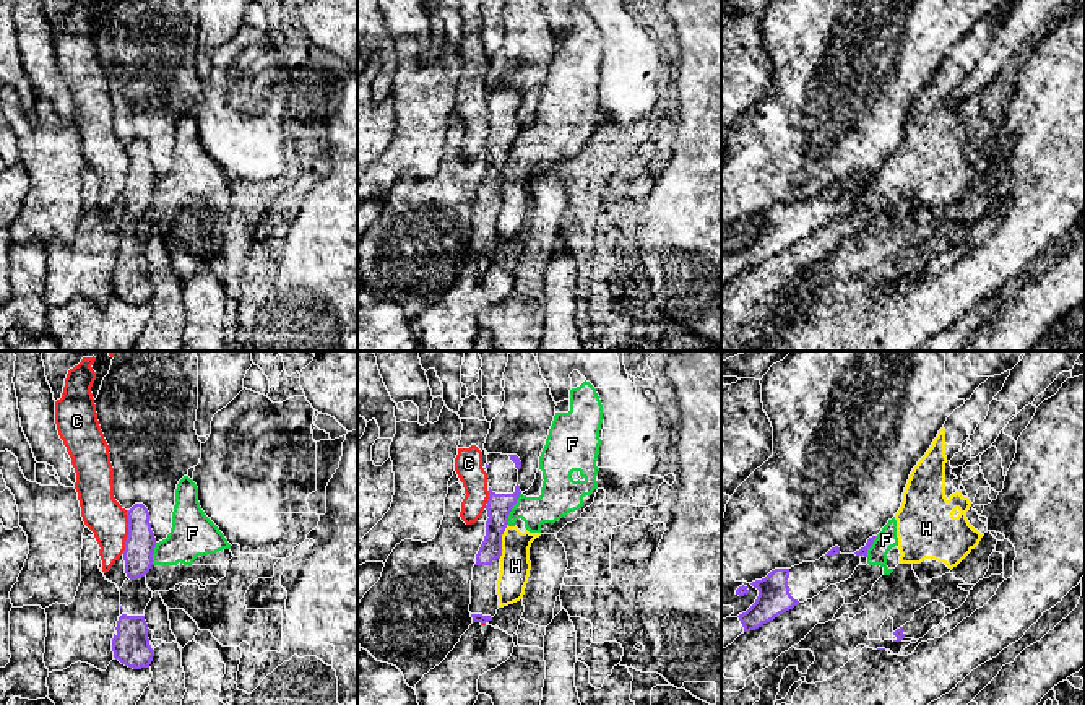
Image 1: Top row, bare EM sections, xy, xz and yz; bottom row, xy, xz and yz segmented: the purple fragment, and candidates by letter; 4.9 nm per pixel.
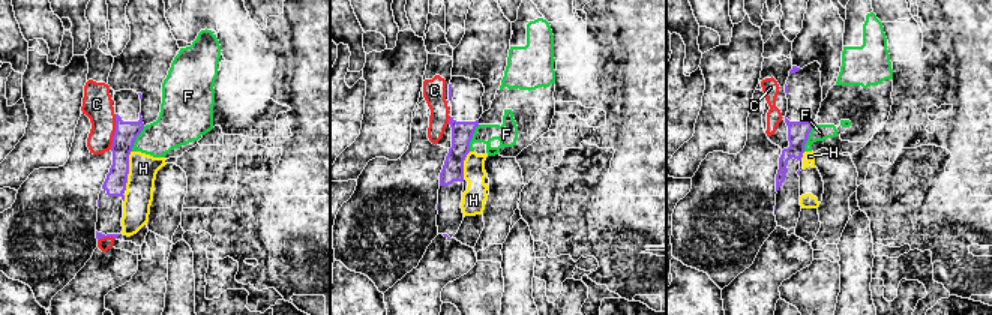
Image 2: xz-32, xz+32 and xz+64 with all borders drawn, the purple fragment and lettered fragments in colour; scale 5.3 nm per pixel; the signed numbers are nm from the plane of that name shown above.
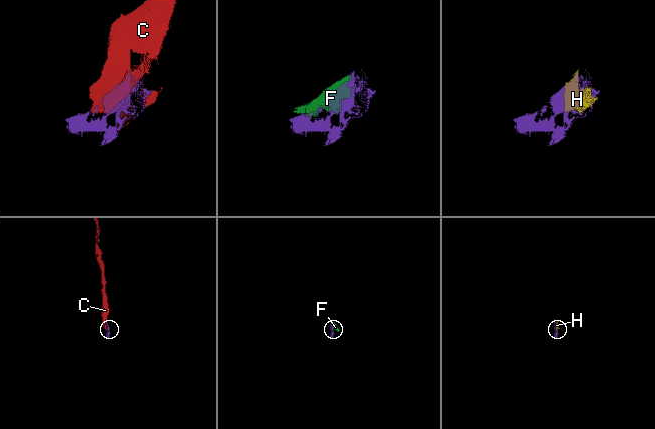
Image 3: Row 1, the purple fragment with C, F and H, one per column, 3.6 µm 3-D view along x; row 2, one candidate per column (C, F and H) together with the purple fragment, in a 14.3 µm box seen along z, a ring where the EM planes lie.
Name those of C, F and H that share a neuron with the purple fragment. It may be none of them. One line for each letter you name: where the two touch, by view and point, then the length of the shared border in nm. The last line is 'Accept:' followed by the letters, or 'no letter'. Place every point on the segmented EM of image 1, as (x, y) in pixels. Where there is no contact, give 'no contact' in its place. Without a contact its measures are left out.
Accept: no letter

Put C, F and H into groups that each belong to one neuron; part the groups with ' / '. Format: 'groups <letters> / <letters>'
groups C / F H

